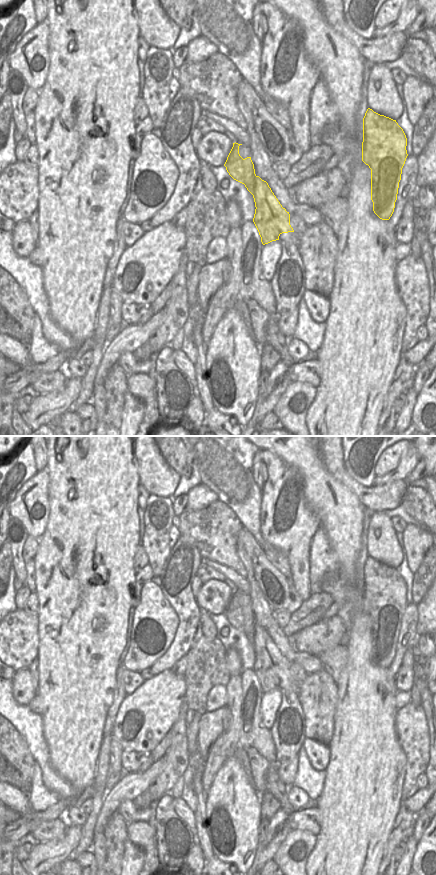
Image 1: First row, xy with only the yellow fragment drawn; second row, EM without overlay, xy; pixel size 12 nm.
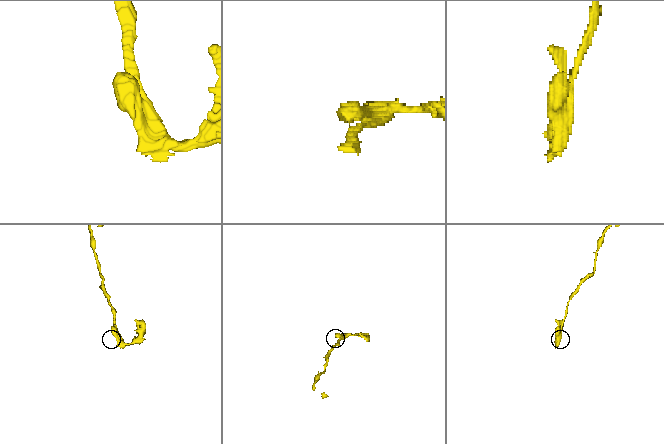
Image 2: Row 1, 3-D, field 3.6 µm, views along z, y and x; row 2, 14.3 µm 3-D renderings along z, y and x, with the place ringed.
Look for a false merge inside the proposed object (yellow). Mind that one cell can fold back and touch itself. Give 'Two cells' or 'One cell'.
Two cells

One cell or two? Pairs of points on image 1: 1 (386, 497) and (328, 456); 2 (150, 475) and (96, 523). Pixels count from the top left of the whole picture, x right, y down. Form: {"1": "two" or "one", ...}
{"1": "one", "2": "two"}

